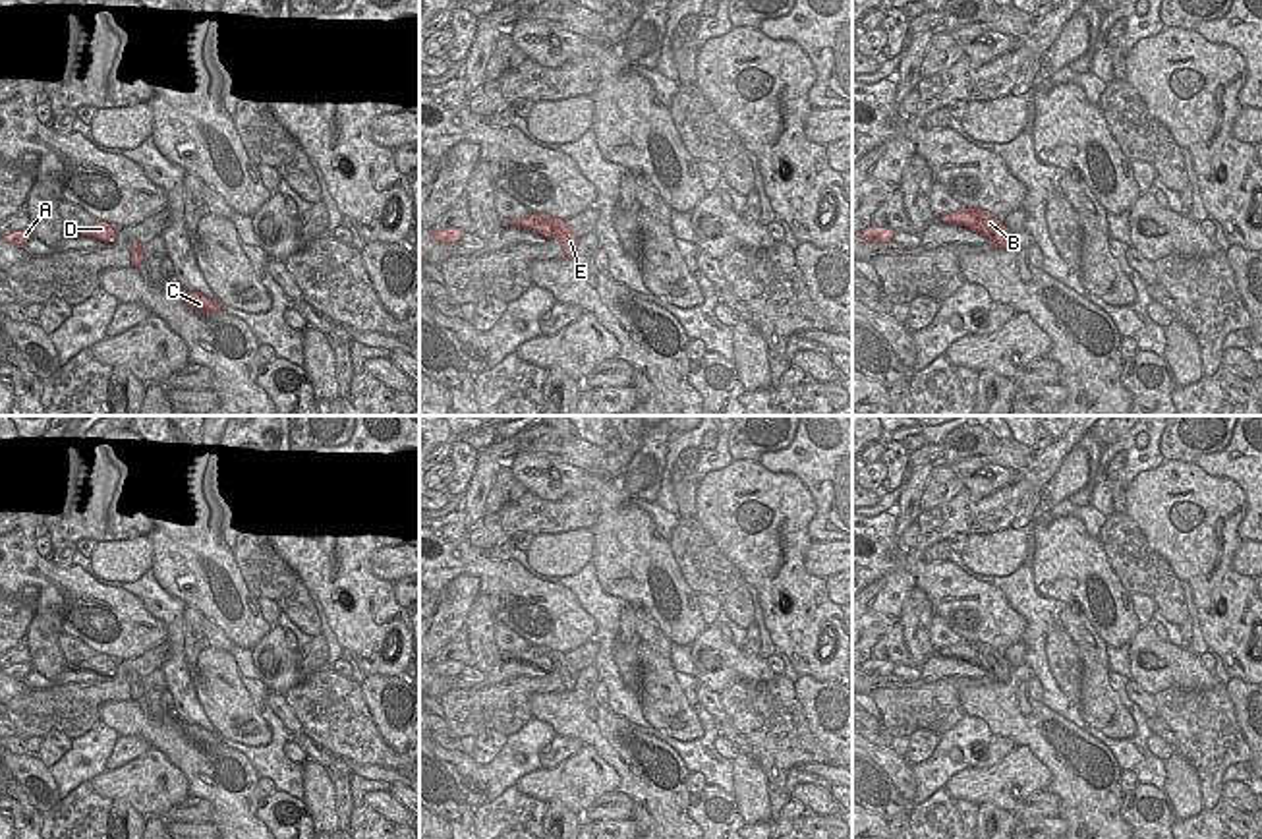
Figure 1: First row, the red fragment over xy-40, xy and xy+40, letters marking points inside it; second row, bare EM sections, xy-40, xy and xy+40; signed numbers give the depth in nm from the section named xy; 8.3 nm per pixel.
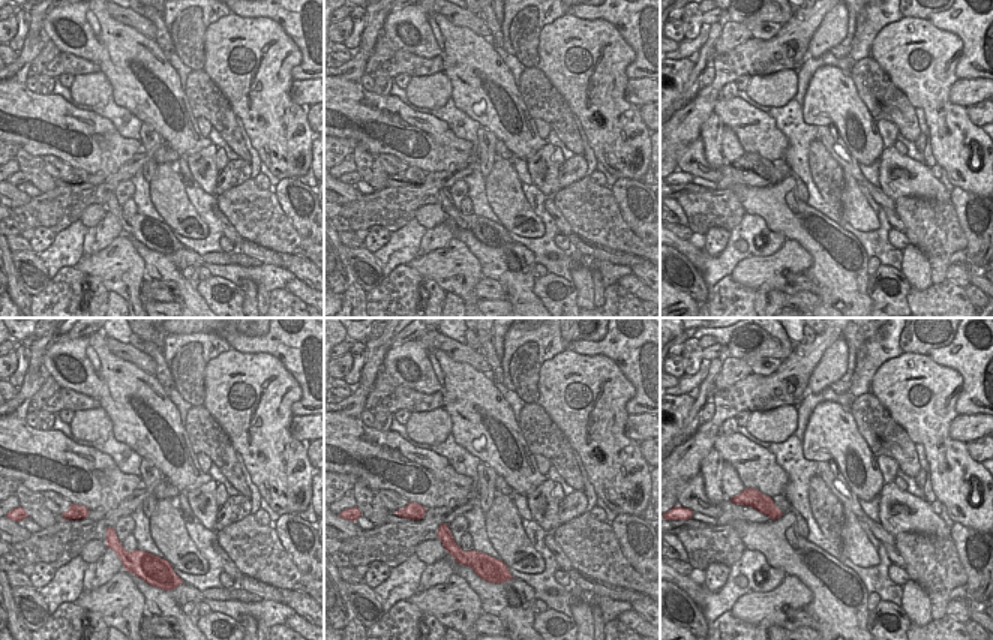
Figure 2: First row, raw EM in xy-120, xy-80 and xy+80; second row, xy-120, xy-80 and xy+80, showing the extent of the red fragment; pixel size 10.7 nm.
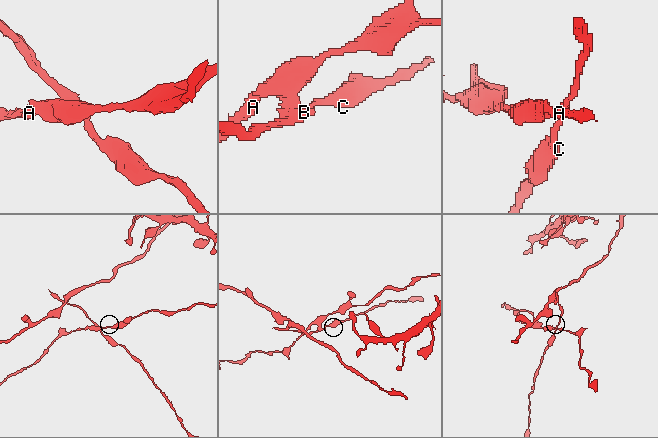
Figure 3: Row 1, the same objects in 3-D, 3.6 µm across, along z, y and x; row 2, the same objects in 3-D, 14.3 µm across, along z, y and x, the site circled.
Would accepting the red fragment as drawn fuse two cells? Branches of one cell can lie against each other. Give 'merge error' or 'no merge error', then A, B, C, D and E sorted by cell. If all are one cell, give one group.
merge error; groups A D / B C E

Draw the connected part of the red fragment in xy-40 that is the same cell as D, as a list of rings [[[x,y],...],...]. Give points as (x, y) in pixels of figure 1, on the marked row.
[[[97,220],[95,224],[79,230],[81,236],[99,240],[99,242],[116,242],[118,228],[112,226],[110,222]]]

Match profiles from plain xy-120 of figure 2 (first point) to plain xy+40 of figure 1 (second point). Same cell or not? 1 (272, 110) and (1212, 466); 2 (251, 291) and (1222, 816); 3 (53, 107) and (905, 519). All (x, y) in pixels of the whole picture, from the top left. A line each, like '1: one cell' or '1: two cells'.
1: two cells
2: two cells
3: two cells

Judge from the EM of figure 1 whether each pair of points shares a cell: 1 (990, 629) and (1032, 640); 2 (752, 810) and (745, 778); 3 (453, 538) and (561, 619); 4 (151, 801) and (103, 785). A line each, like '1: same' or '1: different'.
1: different
2: same
3: same
4: same

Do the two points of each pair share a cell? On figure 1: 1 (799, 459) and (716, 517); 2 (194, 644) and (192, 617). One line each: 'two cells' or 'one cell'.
1: two cells
2: one cell

